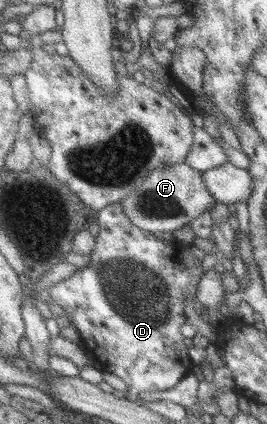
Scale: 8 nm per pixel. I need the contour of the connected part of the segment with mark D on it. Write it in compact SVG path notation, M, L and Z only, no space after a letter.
M117 205L103 207L96 217L99 229L94 237L94 246L88 253L87 265L49 287L49 297L73 323L72 327L75 327L88 355L94 355L107 373L119 377L125 384L127 395L124 399L141 406L139 393L170 389L193 366L187 357L179 327L186 322L183 312L185 298L191 301L193 309L199 314L205 311L205 307L195 299L195 286L204 272L201 261L189 251L189 245L178 248L173 240L157 239L153 234L131 225Z

